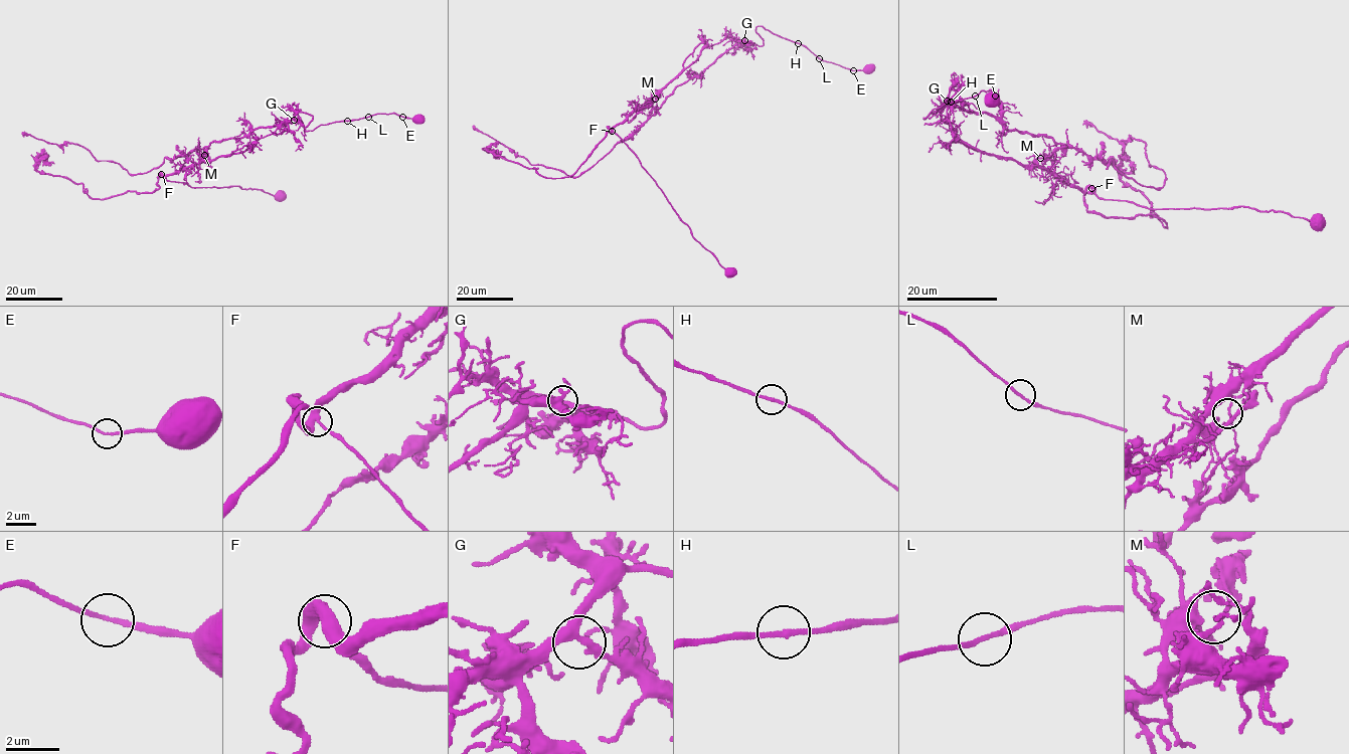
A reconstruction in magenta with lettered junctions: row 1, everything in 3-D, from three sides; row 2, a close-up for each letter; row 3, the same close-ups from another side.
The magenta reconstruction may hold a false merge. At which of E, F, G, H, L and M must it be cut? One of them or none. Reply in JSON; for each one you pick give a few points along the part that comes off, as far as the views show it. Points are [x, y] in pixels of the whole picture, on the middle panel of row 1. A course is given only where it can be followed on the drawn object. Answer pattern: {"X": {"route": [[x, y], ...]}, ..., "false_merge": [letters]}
{"M": {"route": [[655, 99], [658, 113], [677, 86], [738, 40], [764, 44], [759, 26], [825, 61], [853, 70], [875, 66]]}, "false_merge": ["M"]}

